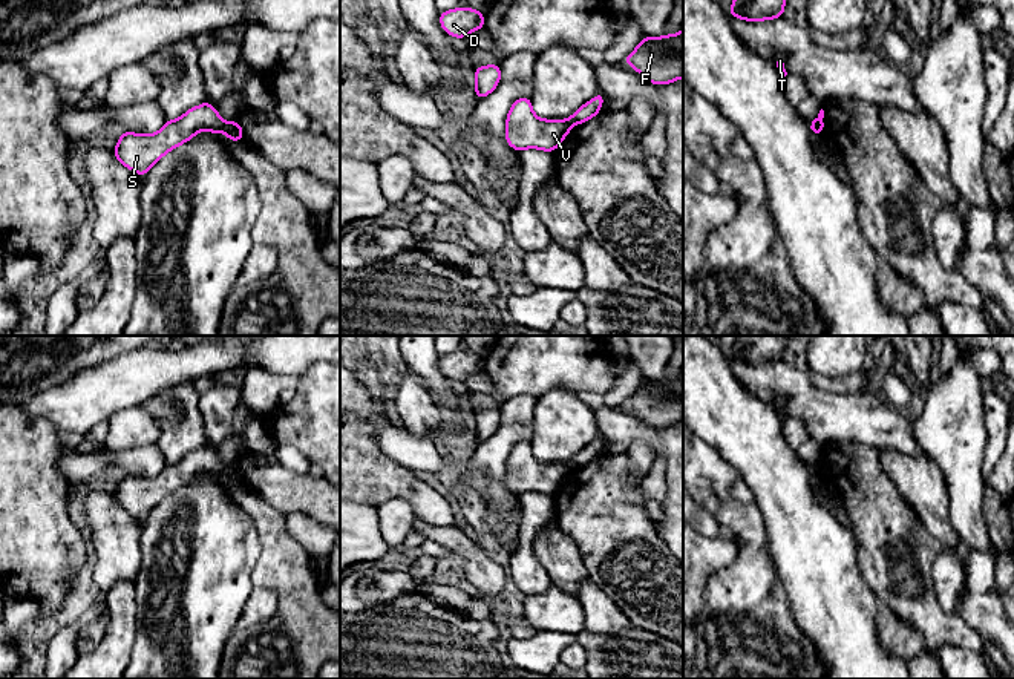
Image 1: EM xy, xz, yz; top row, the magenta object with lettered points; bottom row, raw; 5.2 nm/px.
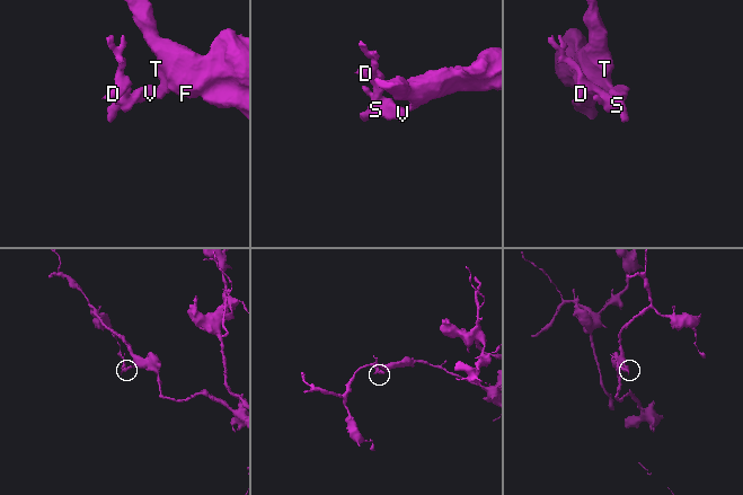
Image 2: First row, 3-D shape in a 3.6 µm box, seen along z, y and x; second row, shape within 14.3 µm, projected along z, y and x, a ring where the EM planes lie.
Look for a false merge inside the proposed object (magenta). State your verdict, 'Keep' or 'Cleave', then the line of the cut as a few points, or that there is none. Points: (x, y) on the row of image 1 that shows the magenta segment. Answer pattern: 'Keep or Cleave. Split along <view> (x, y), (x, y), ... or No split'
Cleave. Split along xy (227, 123), (224, 131)

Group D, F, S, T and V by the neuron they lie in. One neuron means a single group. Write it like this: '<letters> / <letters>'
D S V / F T

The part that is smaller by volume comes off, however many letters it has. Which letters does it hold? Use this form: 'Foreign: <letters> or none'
Foreign: D, S, V

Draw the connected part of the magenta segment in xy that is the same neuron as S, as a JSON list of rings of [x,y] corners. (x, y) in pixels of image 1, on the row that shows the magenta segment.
[[[202,103],[184,112],[178,120],[167,120],[162,129],[152,135],[124,130],[113,147],[116,159],[138,176],[175,147],[190,141],[198,132],[225,132],[227,123],[211,103]]]

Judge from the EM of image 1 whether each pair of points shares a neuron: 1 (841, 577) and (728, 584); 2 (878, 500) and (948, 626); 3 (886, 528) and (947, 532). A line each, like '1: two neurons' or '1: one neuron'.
1: two neurons
2: one neuron
3: two neurons

